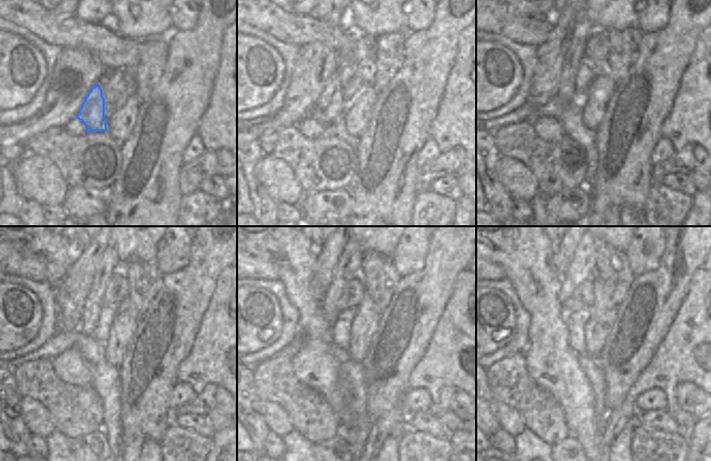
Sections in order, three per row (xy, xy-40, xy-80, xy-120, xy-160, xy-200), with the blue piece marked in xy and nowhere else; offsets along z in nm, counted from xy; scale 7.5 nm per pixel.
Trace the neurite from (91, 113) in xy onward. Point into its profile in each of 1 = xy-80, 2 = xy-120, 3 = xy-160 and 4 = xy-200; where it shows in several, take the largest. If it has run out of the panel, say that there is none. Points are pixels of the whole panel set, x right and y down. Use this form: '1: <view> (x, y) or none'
1: xy-80 (575, 54)
2: xy-120 (109, 263)
3: xy-160 (348, 266)
4: xy-200 (582, 268)

